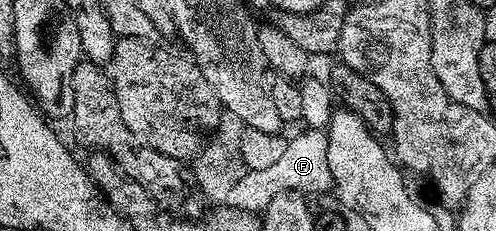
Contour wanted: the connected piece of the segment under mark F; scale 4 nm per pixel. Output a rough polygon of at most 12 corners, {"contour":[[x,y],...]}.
{"contour":[[300,132],[271,166],[224,190],[229,208],[263,213],[283,192],[332,188],[328,137]]}

